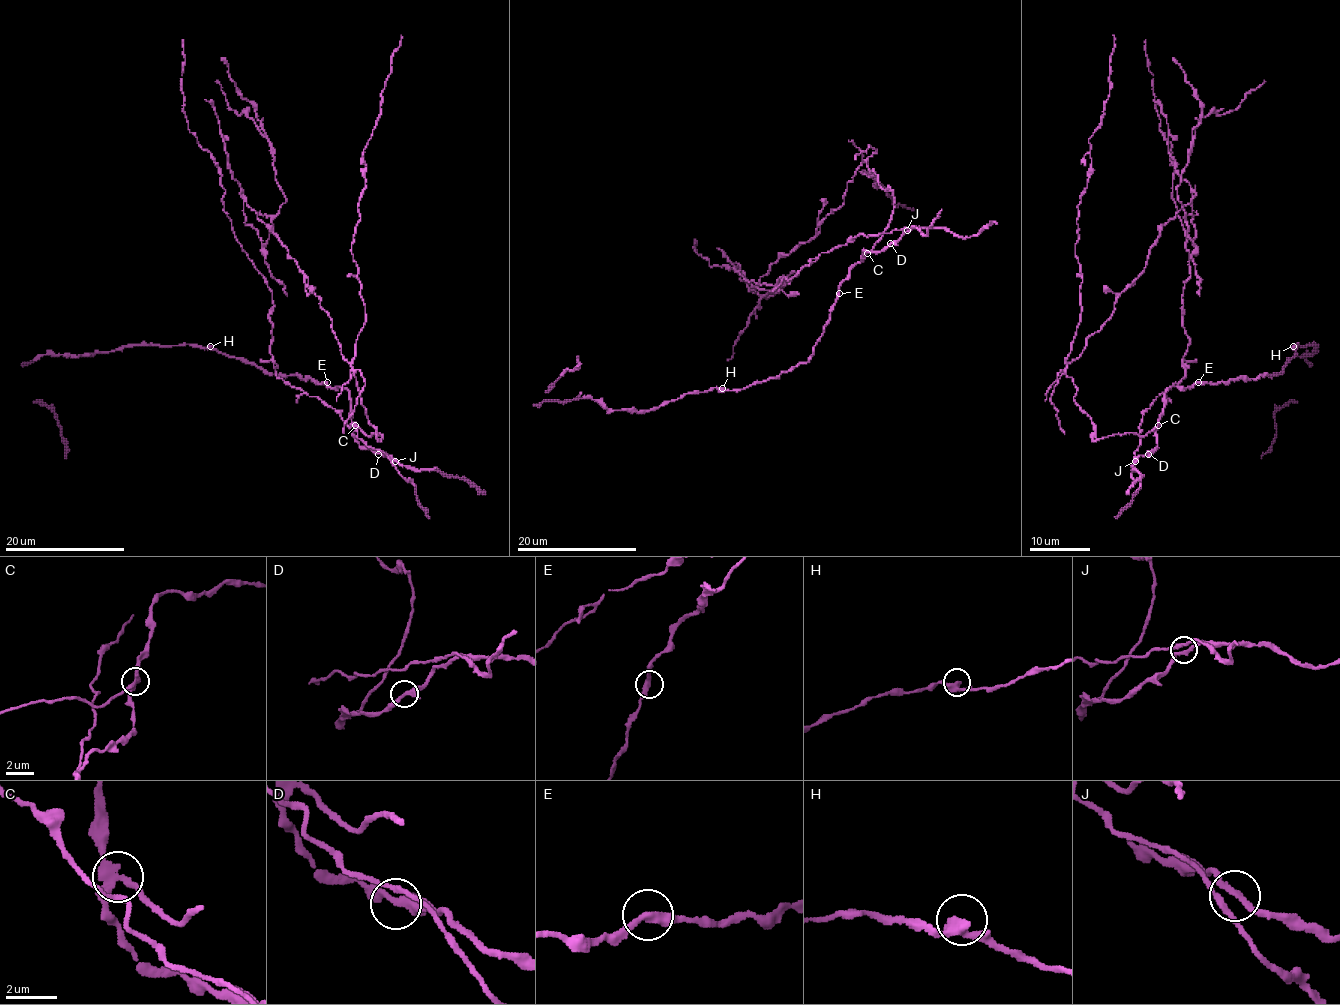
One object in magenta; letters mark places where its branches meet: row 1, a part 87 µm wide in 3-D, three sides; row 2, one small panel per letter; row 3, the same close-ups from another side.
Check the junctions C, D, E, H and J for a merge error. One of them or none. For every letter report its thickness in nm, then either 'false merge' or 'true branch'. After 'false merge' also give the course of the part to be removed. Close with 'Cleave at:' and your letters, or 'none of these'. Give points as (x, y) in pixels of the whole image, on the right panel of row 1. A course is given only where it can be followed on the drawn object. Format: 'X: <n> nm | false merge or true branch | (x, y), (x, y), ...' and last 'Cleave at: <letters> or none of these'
C: 280 nm | false merge | (1157, 425), (1094, 440), (1066, 368), (1192, 201), (1194, 243), (1177, 186), (1195, 126), (1266, 81)
D: 280 nm | true branch
E: 320 nm | true branch
H: 400 nm | true branch
J: 170 nm | true branch
Cleave at: C

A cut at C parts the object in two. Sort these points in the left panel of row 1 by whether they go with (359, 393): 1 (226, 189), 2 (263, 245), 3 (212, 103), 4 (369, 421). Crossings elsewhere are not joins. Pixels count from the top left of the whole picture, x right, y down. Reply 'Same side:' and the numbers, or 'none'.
Same side: 2, 3, 4

